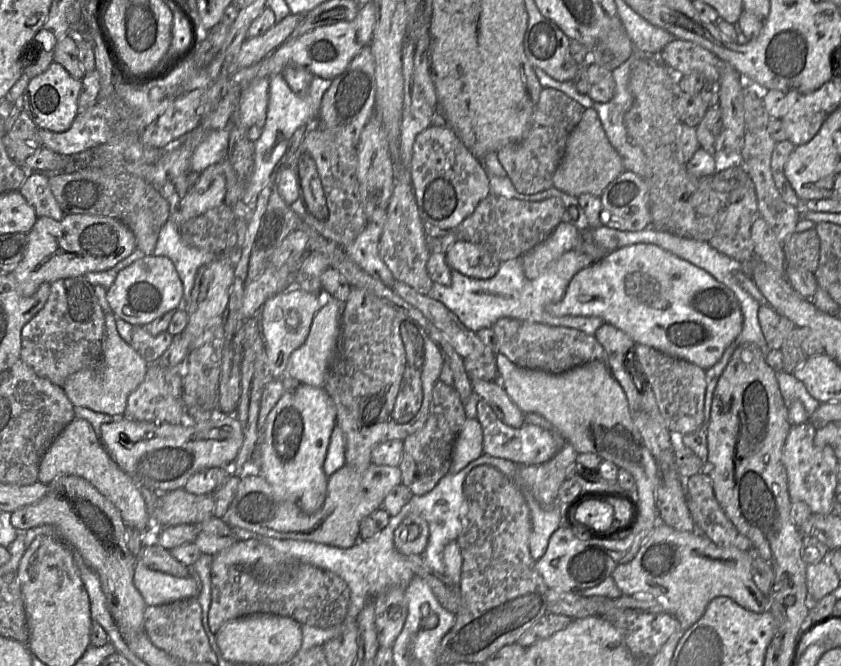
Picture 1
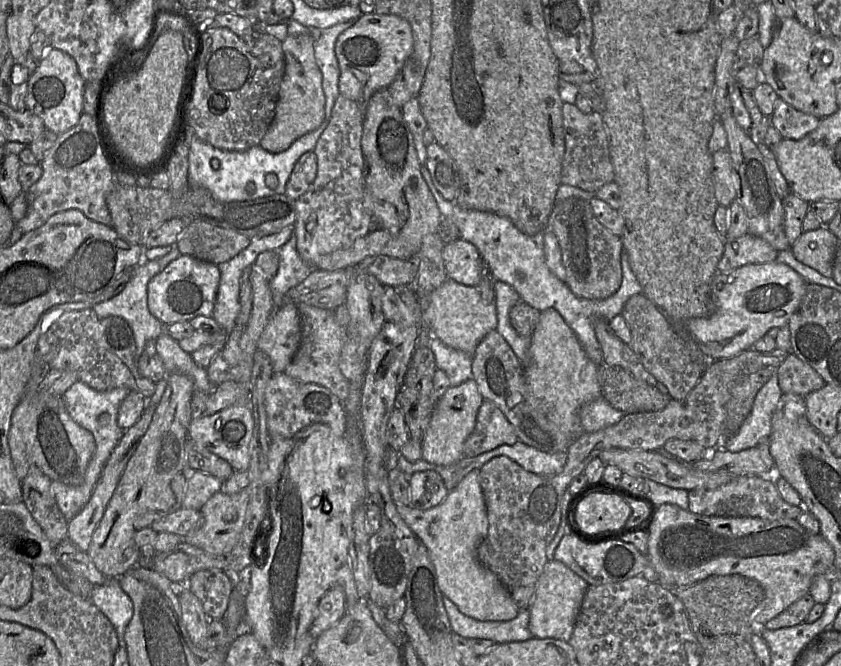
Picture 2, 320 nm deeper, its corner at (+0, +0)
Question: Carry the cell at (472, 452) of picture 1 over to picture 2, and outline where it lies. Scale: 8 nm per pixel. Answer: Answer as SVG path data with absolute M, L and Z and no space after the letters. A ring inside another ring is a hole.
M473 379L449 387L437 401L425 431L421 443L422 459L435 465L449 466L463 458L464 443L475 428L477 413L483 401Z

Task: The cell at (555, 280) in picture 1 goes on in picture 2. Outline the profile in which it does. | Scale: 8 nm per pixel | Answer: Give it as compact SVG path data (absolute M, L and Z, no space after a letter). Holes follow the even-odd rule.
M421 166L421 173L442 216L453 220L458 228L459 238L472 243L477 248L492 278L512 286L522 302L539 312L554 308L575 333L588 357L597 365L603 364L602 350L594 330L595 320L601 318L609 322L621 314L631 296L642 293L642 287L631 269L625 249L621 251L622 282L619 289L604 300L579 298L572 293L566 282L558 279L548 268L544 254L544 231L532 236L526 235L504 216L492 212L463 209L456 202L447 201L439 194L425 166Z

